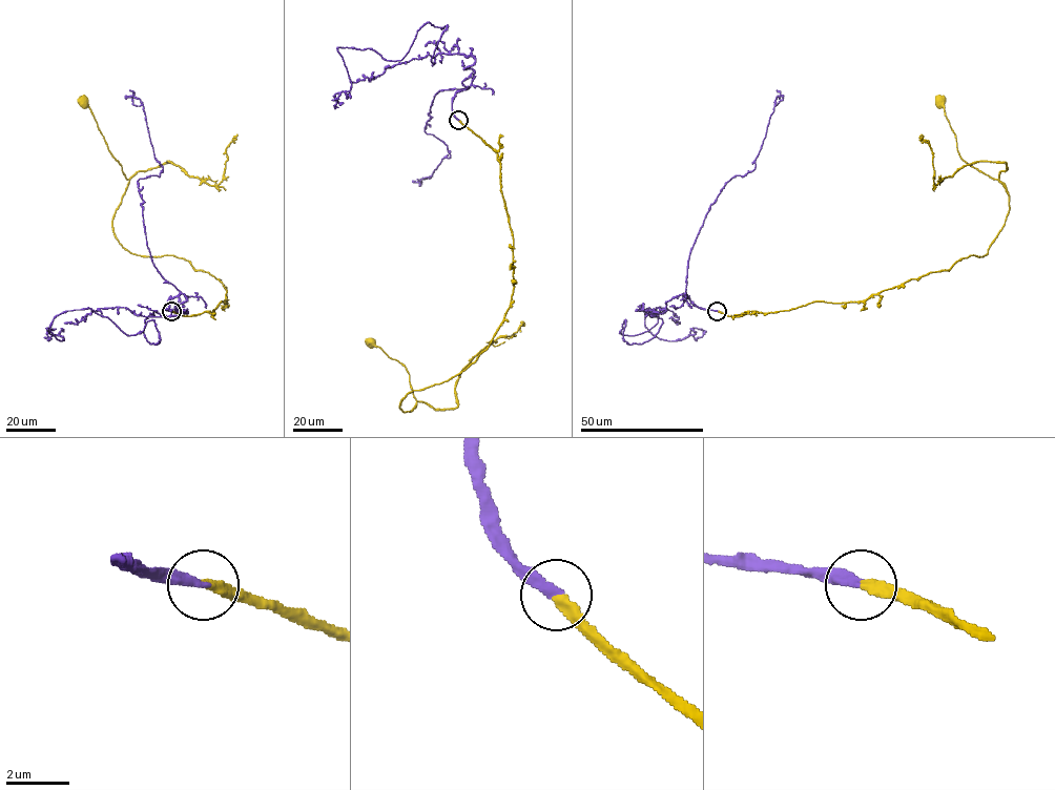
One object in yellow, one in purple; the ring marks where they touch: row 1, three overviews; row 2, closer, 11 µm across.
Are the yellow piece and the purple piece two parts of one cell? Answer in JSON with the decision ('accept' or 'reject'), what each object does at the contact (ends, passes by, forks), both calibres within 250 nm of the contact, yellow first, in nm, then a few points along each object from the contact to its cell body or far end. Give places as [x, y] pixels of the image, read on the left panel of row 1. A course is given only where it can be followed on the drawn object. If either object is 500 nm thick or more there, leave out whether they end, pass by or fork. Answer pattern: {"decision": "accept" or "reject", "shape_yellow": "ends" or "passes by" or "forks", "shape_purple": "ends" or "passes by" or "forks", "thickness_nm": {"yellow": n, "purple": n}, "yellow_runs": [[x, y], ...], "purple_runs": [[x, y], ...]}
{"decision": "accept", "shape_yellow": "ends", "shape_purple": "ends", "thickness_nm": {"yellow": 320, "purple": 320}, "yellow_runs": [[171, 311], [213, 312], [226, 290], [187, 261], [138, 255], [119, 242], [112, 219], [129, 180], [84, 101]], "purple_runs": [[171, 311], [183, 294], [187, 312], [145, 319], [156, 344], [152, 319], [127, 335], [89, 308], [56, 329]]}

